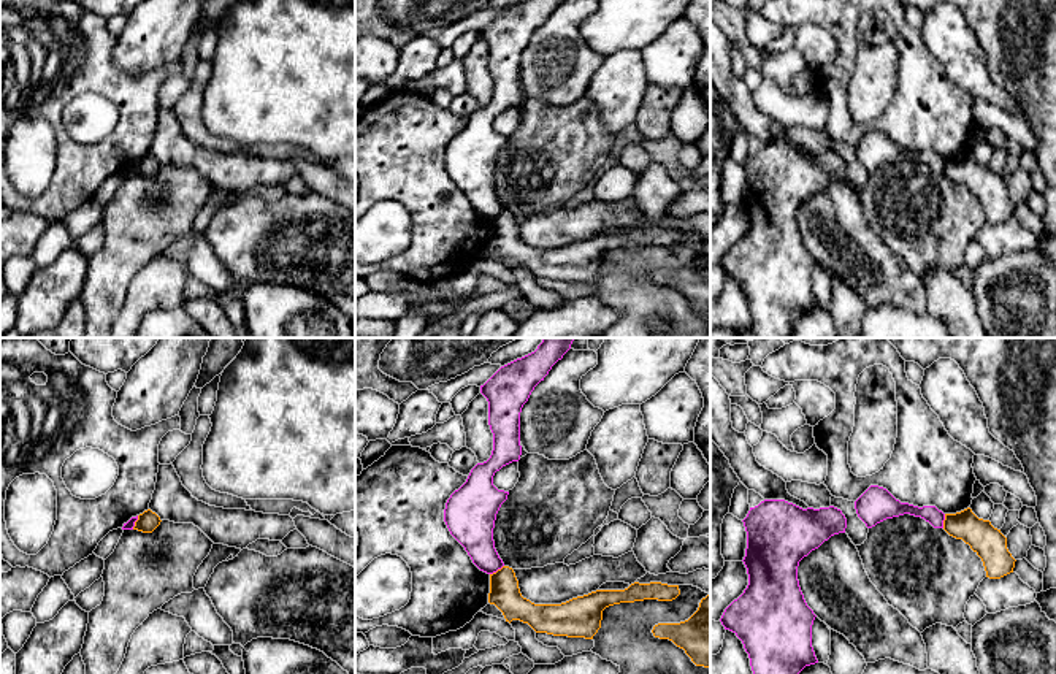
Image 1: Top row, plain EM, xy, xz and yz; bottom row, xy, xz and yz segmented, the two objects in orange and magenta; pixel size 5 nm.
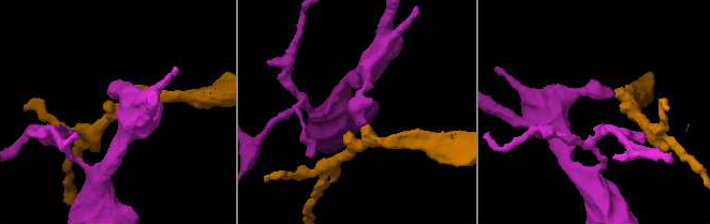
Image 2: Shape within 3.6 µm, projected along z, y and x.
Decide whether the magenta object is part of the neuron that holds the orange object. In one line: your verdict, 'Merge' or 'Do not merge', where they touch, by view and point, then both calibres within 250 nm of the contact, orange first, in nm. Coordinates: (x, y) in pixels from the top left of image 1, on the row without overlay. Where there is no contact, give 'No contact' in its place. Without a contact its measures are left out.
Do not merge. Touches orange at xz (498, 214). Thickness 160 nm (orange) against 200 nm

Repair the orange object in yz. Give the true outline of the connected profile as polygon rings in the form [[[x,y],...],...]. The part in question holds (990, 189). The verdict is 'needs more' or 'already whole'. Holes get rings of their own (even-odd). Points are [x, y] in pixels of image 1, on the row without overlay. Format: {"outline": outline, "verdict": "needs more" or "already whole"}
{"outline": [[[970,152],[945,159],[943,174],[962,184],[981,203],[986,222],[1001,224],[1015,213],[1015,203],[1007,193],[1007,182],[989,165],[978,163]]], "verdict": "already whole"}

